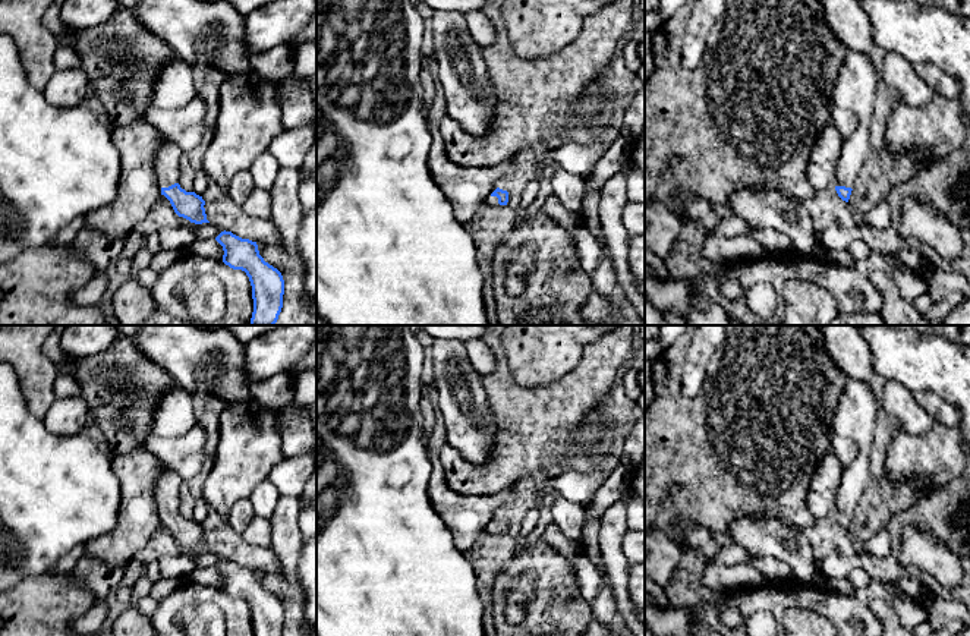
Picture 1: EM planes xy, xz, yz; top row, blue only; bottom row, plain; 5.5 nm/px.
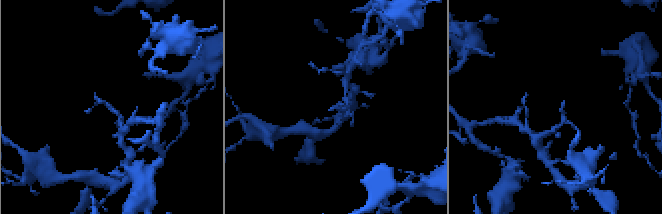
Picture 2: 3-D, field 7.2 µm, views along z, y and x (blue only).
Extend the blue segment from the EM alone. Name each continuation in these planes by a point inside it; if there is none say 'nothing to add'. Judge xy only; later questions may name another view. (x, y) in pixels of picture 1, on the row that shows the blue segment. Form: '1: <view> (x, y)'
1: xy (166, 161)

